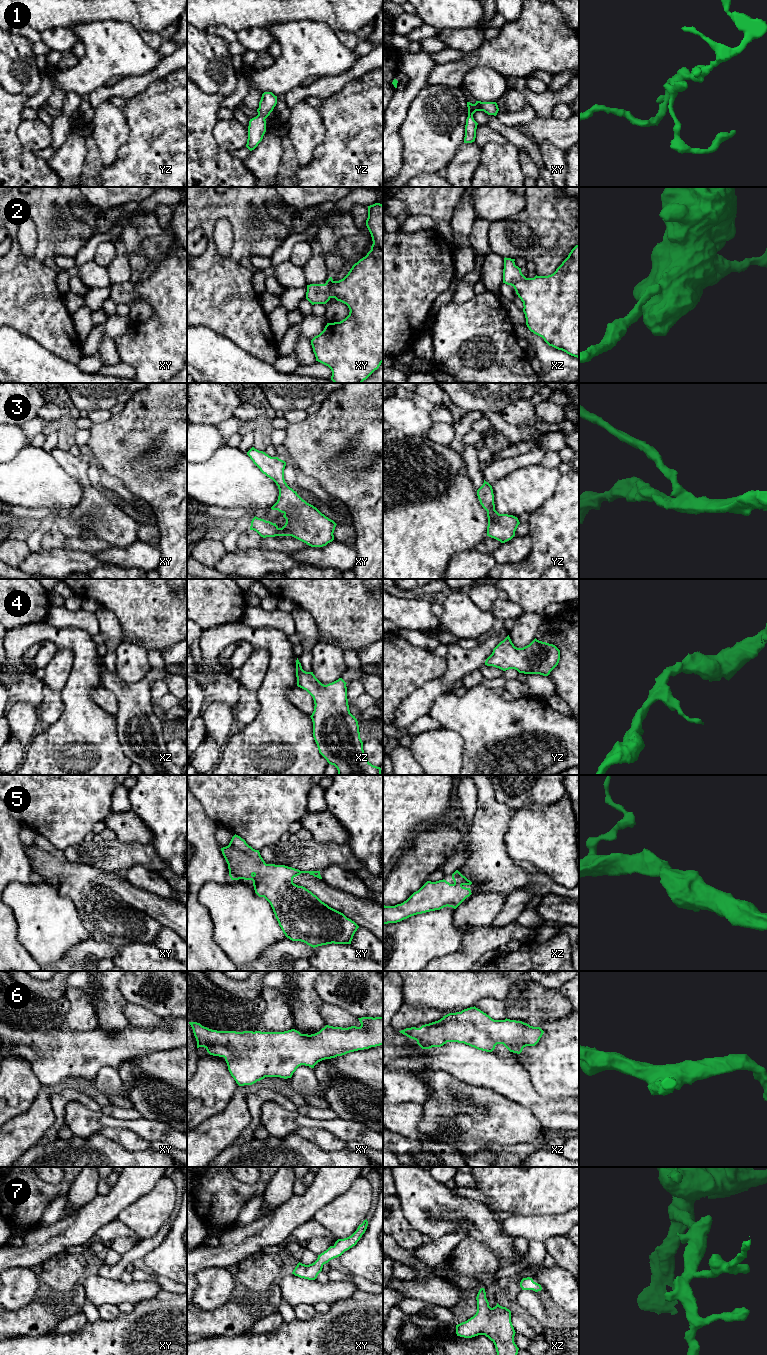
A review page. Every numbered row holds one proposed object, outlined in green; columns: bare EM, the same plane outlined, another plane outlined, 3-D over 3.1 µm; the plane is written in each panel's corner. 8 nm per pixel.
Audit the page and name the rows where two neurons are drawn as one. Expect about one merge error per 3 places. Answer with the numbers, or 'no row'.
no row

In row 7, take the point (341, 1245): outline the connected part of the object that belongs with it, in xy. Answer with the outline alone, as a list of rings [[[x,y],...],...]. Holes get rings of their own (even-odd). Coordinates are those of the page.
[[[366,1219],[358,1226],[357,1230],[351,1236],[344,1239],[338,1239],[333,1246],[330,1246],[326,1251],[318,1255],[318,1258],[314,1263],[305,1265],[299,1262],[292,1274],[300,1278],[315,1280],[318,1274],[322,1271],[324,1264],[341,1256],[345,1251],[357,1244],[365,1233],[367,1226],[368,1221]]]

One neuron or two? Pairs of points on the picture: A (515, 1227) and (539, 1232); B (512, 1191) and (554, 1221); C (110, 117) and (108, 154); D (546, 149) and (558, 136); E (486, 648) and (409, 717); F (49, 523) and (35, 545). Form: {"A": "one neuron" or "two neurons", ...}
{"A": "one neuron", "B": "two neurons", "C": "one neuron", "D": "two neurons", "E": "one neuron", "F": "one neuron"}

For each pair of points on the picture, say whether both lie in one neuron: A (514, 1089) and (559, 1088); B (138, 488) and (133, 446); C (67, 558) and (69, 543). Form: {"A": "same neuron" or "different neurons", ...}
{"A": "different neurons", "B": "same neuron", "C": "different neurons"}

